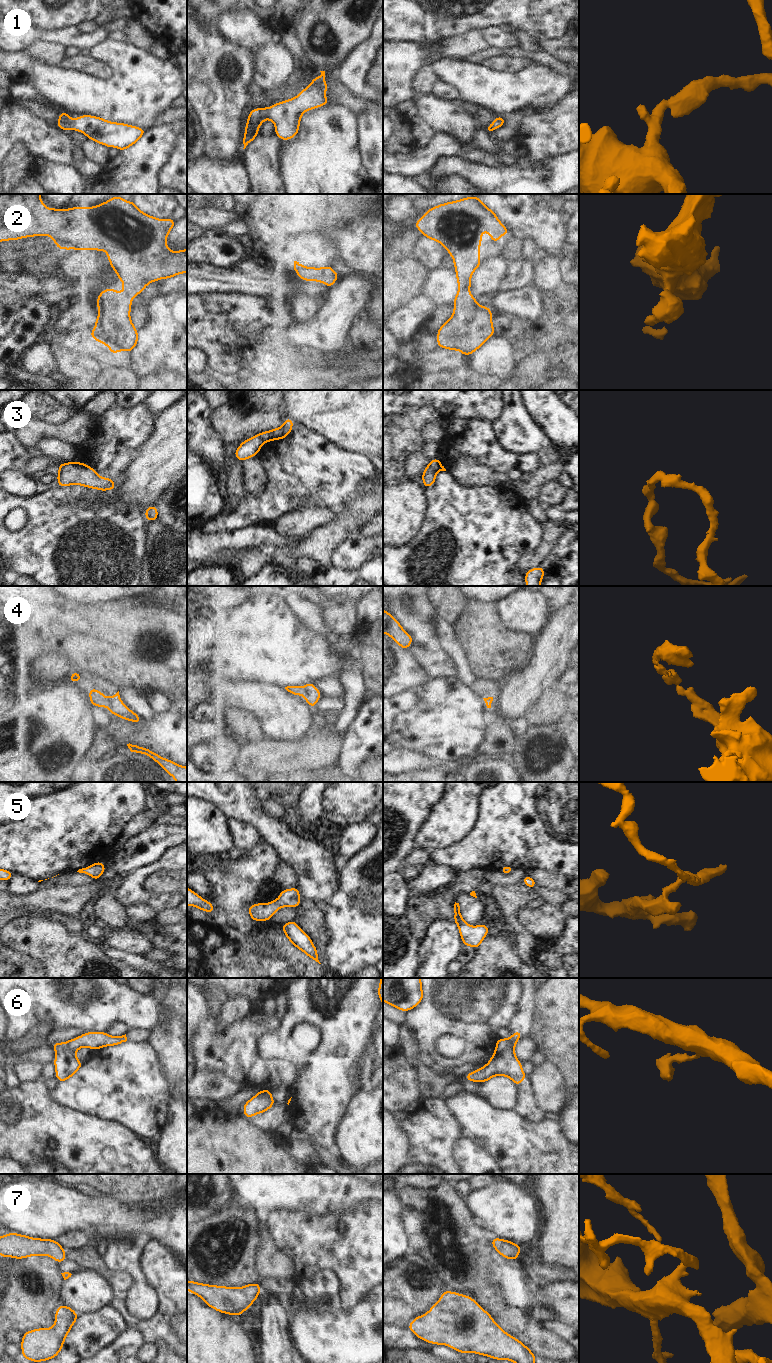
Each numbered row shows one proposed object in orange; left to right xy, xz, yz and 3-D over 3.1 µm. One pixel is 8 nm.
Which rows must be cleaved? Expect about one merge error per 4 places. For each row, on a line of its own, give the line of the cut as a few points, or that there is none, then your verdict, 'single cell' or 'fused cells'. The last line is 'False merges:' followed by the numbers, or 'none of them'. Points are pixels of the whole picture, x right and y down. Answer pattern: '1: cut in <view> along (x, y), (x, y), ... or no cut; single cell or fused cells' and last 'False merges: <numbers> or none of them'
1: no cut; single cell
2: no cut; single cell
3: cut in yz along (428, 465), (437, 472); fused cells
4: no cut; single cell
5: no cut; single cell
6: cut in yz along (508, 1039), (508, 1044), (502, 1050), (494, 1052); fused cells
7: no cut; single cell
False merges: 3, 6

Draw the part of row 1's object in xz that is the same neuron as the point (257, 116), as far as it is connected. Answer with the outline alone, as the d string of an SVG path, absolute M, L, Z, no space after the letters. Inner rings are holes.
M325 71L320 72L321 75L315 77L296 97L275 103L269 108L261 107L251 110L245 126L243 149L259 135L259 127L266 119L274 123L274 134L281 140L287 141L299 133L301 116L306 111L330 103L325 96L329 86L325 82Z

